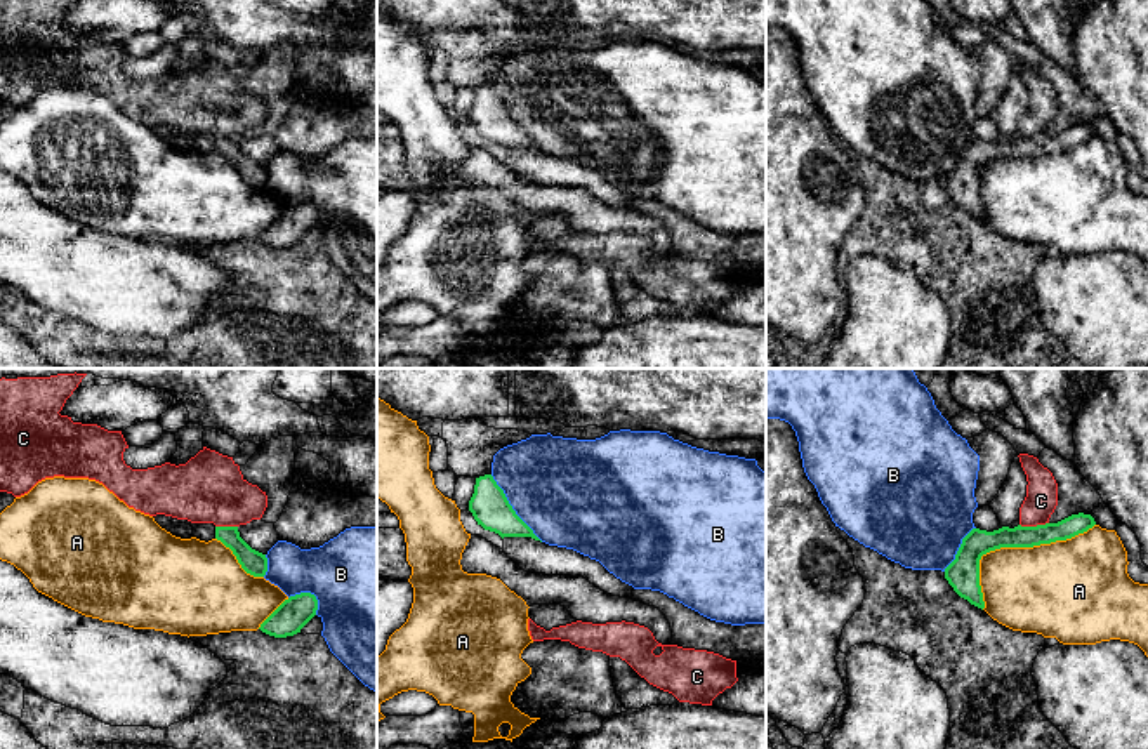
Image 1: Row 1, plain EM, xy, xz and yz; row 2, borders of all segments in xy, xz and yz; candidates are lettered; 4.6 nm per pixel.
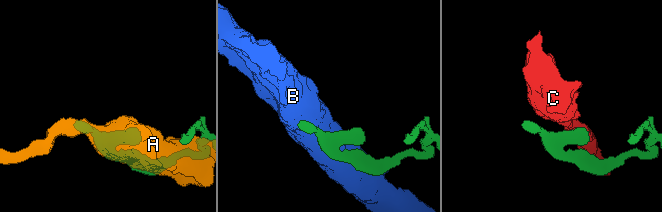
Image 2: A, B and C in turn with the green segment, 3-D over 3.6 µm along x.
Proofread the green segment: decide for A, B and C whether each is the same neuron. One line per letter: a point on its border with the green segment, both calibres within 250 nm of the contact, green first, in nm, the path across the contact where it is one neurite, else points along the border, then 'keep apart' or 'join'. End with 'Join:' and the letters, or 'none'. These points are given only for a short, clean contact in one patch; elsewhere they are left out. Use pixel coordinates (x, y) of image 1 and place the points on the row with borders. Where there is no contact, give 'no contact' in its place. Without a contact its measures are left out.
A: yz (1011, 546) | 140/400 nm | keep apart
B: xz (511, 508) | 180/460 nm | keep apart
C: yz (1034, 527) | 110/150 nm | along yz (1048, 522), (1020, 525) | keep apart
Join: none

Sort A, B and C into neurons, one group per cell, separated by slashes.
A / B / C

